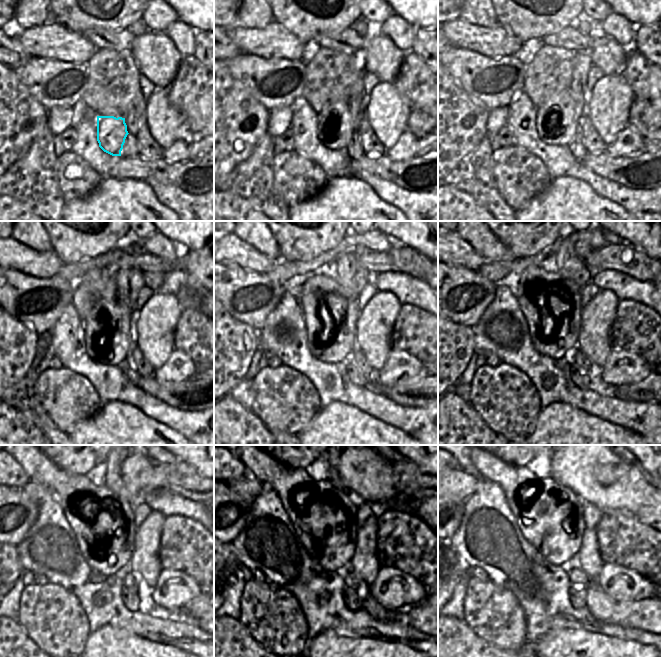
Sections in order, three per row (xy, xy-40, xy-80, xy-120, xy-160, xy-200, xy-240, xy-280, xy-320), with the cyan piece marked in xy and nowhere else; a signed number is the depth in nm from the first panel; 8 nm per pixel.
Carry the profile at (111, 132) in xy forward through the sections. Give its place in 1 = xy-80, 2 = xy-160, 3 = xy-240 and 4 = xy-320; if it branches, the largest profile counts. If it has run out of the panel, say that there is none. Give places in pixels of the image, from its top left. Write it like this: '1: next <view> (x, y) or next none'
1: next xy-80 (557, 125)
2: next xy-160 (333, 340)
3: next xy-240 (106, 548)
4: next xy-320 (558, 538)

